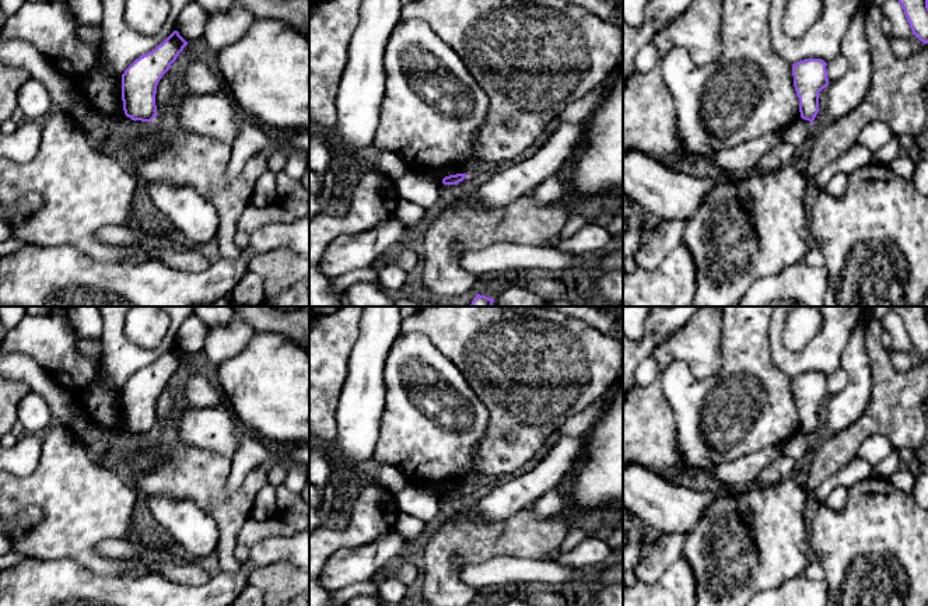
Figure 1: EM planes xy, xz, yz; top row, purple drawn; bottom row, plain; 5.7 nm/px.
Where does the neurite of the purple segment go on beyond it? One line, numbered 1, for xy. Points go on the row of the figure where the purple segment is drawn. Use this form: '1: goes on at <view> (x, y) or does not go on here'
1: does not go on here

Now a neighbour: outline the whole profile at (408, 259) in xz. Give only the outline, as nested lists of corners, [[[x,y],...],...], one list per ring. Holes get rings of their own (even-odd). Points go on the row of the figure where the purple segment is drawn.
[[[406,248],[398,258],[395,258],[389,265],[400,267],[409,273],[414,266],[421,262],[421,258],[412,249]]]

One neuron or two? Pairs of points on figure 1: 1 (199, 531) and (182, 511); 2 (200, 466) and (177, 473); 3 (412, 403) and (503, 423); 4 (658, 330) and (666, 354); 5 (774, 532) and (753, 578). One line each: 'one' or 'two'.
1: one
2: one
3: two
4: two
5: one

